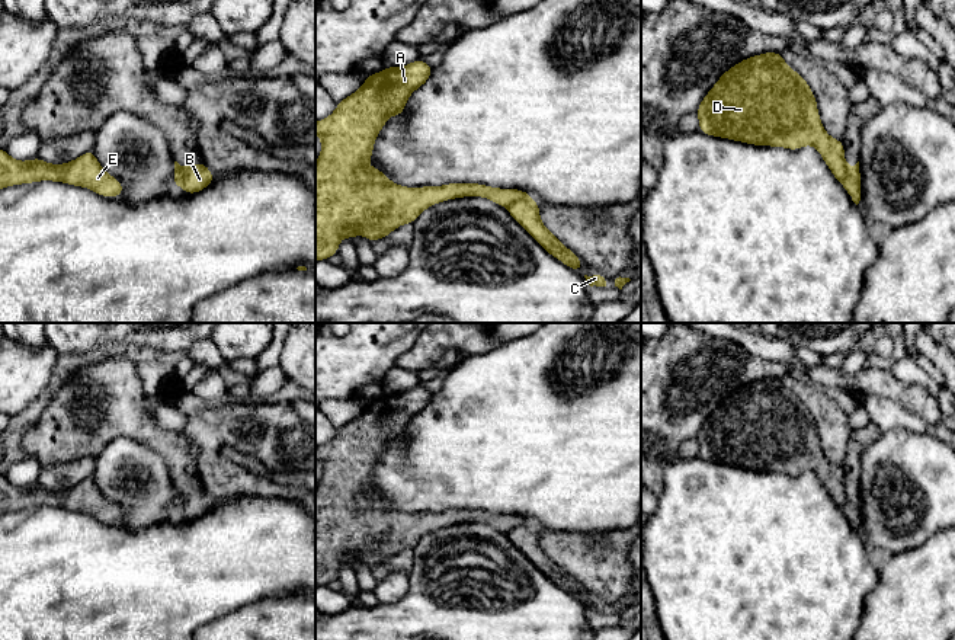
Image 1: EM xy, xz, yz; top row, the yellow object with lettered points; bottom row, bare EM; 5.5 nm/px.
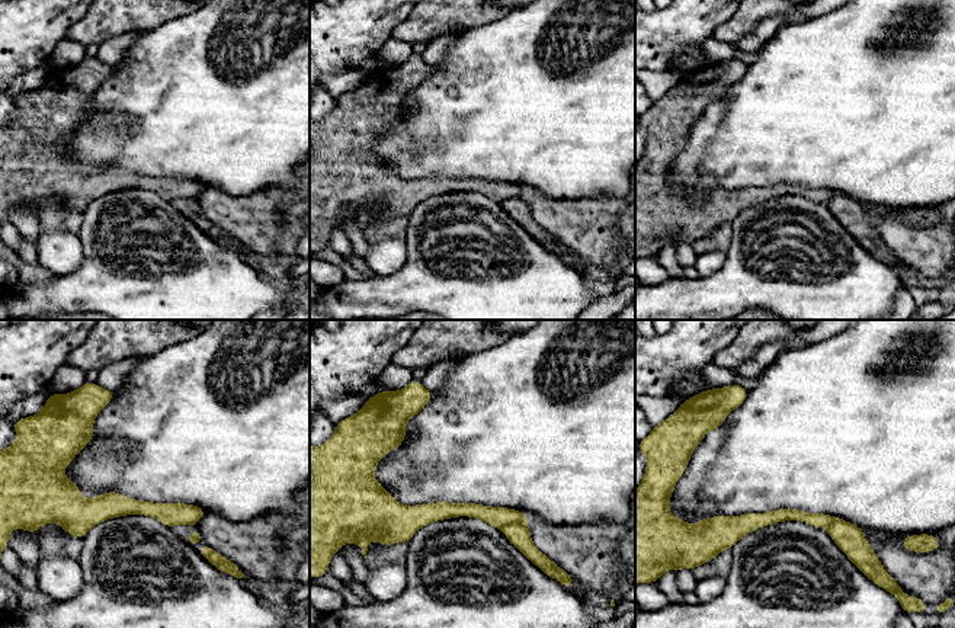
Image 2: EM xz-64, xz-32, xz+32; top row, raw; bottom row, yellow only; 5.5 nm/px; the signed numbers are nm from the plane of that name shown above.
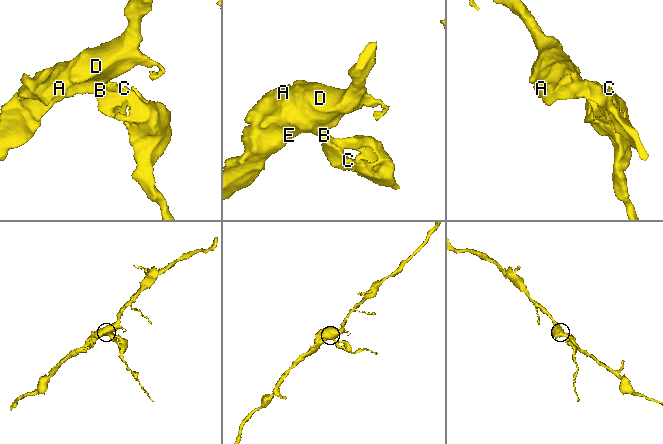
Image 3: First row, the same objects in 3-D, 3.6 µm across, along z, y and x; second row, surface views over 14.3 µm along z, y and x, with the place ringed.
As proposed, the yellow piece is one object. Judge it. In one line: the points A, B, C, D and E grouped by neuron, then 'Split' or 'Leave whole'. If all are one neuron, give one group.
Groups: A D E / B C. Split

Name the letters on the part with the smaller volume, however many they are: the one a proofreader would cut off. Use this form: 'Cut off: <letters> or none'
Cut off: B, C

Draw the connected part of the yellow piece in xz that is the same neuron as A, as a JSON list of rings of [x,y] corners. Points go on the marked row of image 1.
[[[423,60],[403,67],[387,67],[366,77],[363,86],[337,102],[336,111],[315,122],[321,138],[321,154],[315,163],[315,260],[336,255],[343,237],[365,236],[371,243],[387,237],[397,227],[410,223],[429,207],[454,198],[483,196],[509,207],[531,195],[519,189],[500,189],[481,183],[448,183],[443,186],[404,188],[392,183],[379,169],[368,167],[378,132],[395,112],[401,118],[410,95],[423,86],[433,68]]]

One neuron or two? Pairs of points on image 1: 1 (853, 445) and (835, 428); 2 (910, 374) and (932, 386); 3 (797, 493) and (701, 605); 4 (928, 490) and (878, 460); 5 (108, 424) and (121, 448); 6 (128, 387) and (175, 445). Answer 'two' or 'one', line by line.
1: two
2: one
3: one
4: one
5: two
6: one

